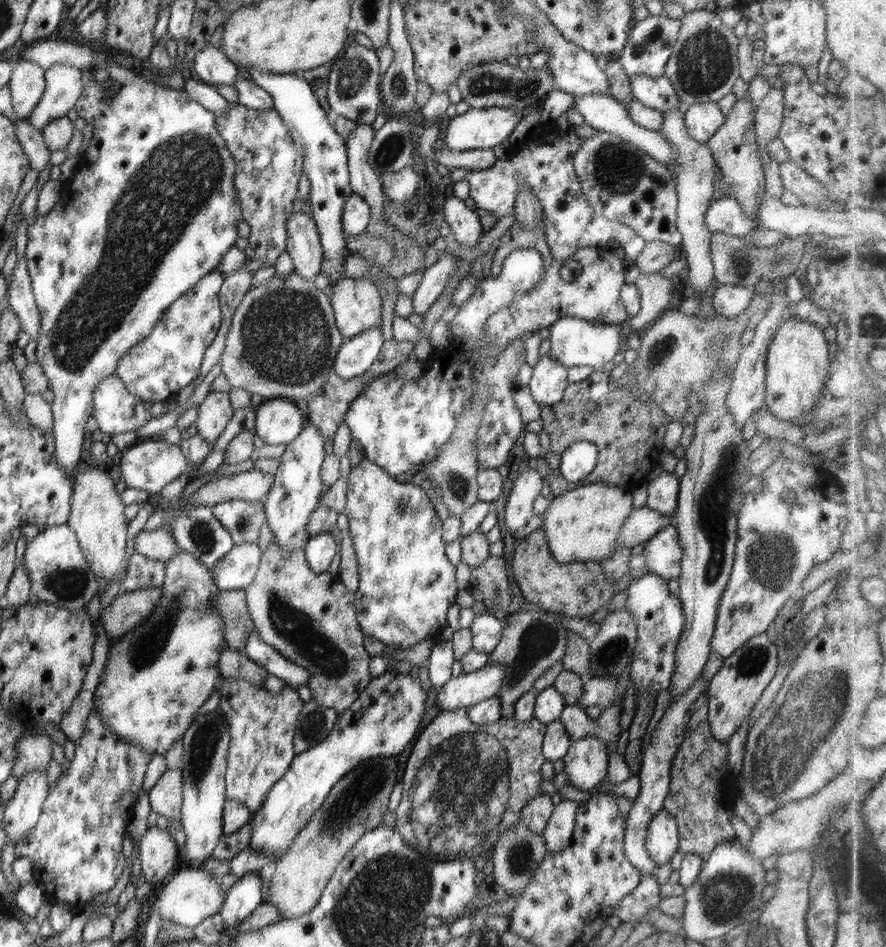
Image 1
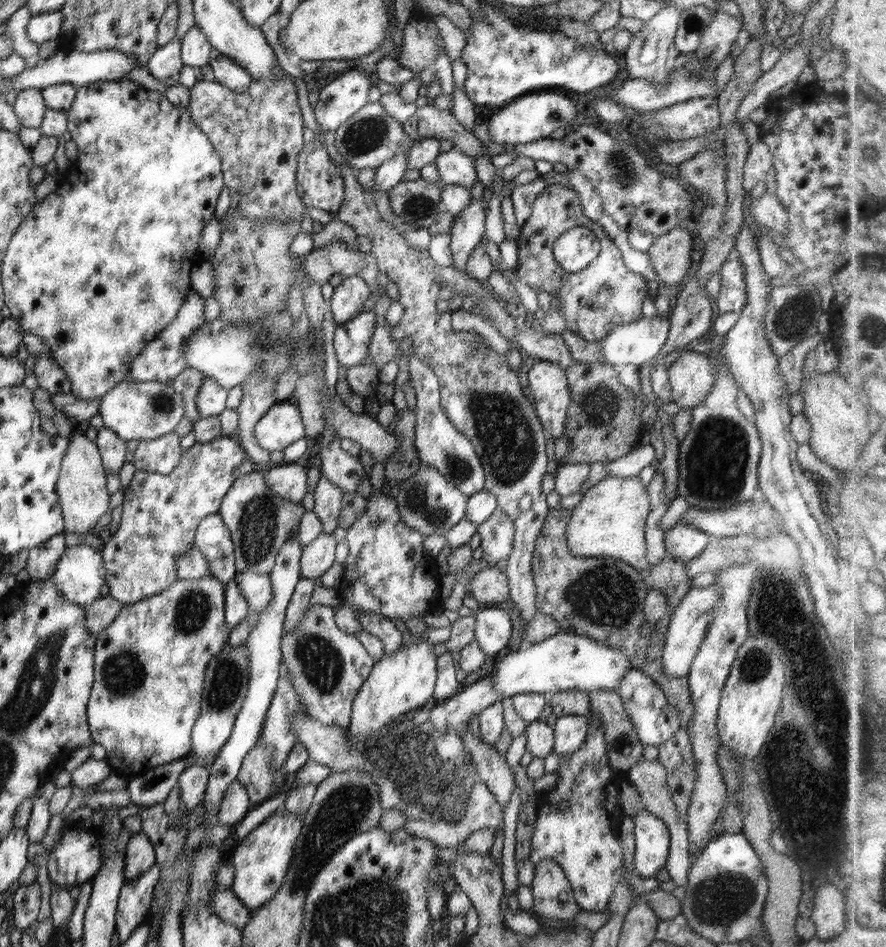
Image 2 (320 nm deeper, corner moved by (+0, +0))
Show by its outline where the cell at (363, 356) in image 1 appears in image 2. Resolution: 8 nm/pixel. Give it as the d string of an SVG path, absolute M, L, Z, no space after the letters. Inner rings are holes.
M362 311L352 320L335 327L333 344L340 365L348 368L361 364L366 358L374 327L374 311Z

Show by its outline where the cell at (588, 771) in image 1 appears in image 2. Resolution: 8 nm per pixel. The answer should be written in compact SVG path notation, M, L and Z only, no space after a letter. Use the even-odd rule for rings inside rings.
M566 715L557 717L554 724L554 752L563 757L577 751L588 734L586 717Z

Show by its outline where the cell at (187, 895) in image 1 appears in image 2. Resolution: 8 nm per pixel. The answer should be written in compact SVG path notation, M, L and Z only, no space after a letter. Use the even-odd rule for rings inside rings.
M219 886L211 896L211 907L216 916L238 929L244 929L252 915L252 911L240 902L231 889L219 888Z

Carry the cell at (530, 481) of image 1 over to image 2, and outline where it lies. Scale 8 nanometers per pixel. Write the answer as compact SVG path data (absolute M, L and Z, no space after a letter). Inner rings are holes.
M496 511L484 522L477 526L477 534L481 537L480 548L488 566L495 566L499 560L506 560L513 551L515 527L512 520L504 511Z

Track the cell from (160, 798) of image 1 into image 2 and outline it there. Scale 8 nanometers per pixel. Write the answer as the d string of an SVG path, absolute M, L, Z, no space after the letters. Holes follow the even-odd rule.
M191 765L177 780L180 788L179 800L190 812L194 810L203 800L209 781L209 769L202 765Z

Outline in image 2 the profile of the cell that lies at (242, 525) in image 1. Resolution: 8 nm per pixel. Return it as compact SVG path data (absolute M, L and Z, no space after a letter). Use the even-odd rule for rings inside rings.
M259 469L234 480L230 491L219 507L219 516L231 533L235 546L235 569L237 574L257 572L270 574L279 550L298 531L302 515L306 513L300 503L292 503L270 492Z

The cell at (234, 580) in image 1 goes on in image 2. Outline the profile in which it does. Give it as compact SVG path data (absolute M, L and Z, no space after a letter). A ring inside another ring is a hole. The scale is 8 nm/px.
M247 572L238 574L236 577L240 594L246 598L249 607L254 612L263 612L272 601L272 582L269 574Z

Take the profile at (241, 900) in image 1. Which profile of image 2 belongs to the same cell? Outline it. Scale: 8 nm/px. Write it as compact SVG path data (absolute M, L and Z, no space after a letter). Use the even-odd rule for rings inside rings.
M279 808L251 830L229 853L227 860L234 871L230 889L246 908L251 911L262 908L279 891L290 865L293 864L293 850L297 846L304 817L305 814L294 814Z

